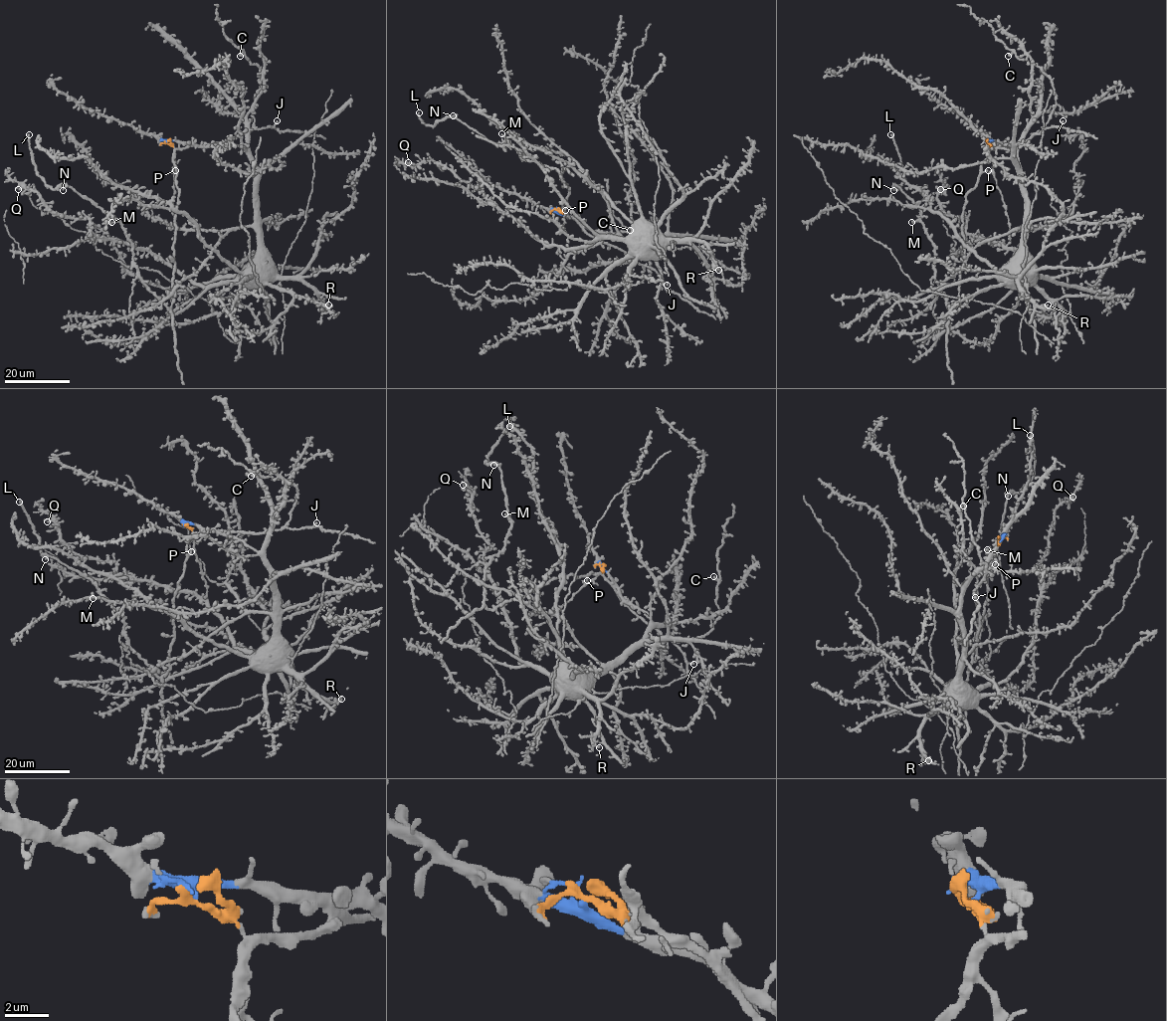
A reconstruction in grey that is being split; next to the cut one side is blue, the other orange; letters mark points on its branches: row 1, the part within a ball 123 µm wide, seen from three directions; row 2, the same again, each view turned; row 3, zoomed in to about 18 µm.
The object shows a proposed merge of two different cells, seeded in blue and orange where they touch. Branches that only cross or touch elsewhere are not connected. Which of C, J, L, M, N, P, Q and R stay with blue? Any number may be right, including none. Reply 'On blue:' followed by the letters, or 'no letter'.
On blue: Q, R

